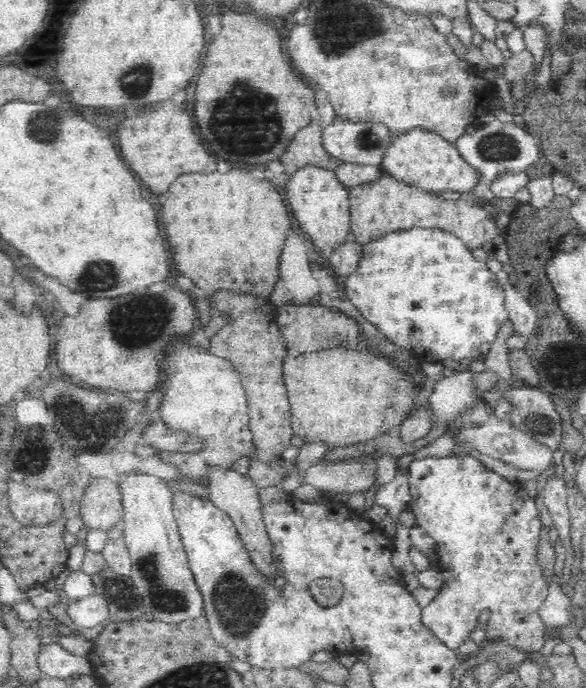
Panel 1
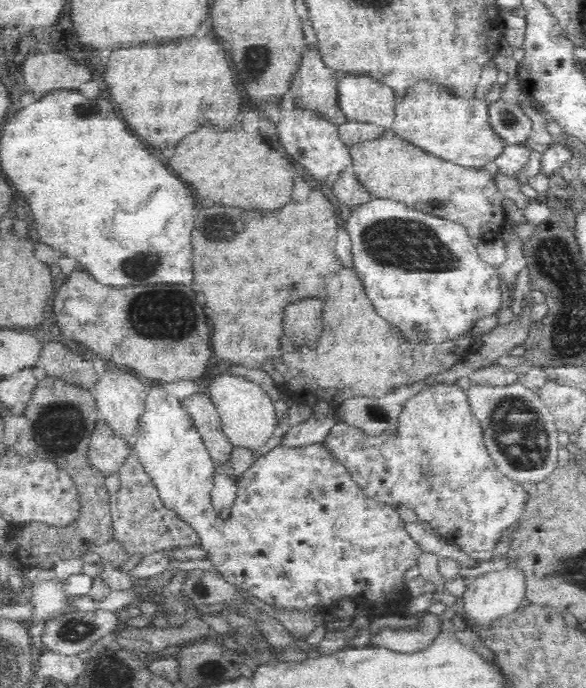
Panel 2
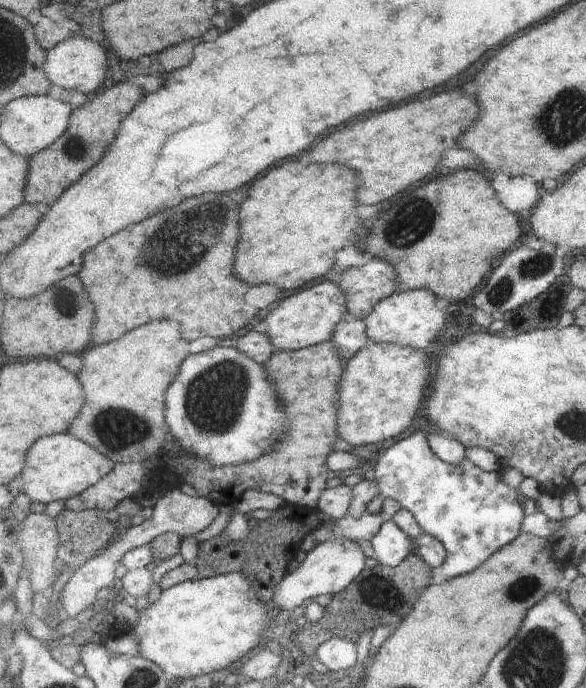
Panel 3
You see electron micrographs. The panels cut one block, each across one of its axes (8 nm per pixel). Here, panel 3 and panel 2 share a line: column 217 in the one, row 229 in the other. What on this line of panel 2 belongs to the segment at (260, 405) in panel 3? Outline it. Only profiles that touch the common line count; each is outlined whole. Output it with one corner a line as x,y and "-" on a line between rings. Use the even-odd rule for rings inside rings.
376,198
371,199
365,204
359,205
351,209
350,218
348,218
348,232
352,238
352,254
354,254
354,269
358,271
362,282
364,283
368,298
376,306
377,313
382,316
388,323
394,324
406,336
406,339
416,344
440,343
450,341
459,335
470,331
477,322
485,317
496,315
502,304
502,293
500,291
500,279
497,268
489,265
482,260
478,253
477,246
471,242
471,236
460,225
444,220
444,218
436,218
429,213
421,212
409,208
404,202
394,201
393,199

